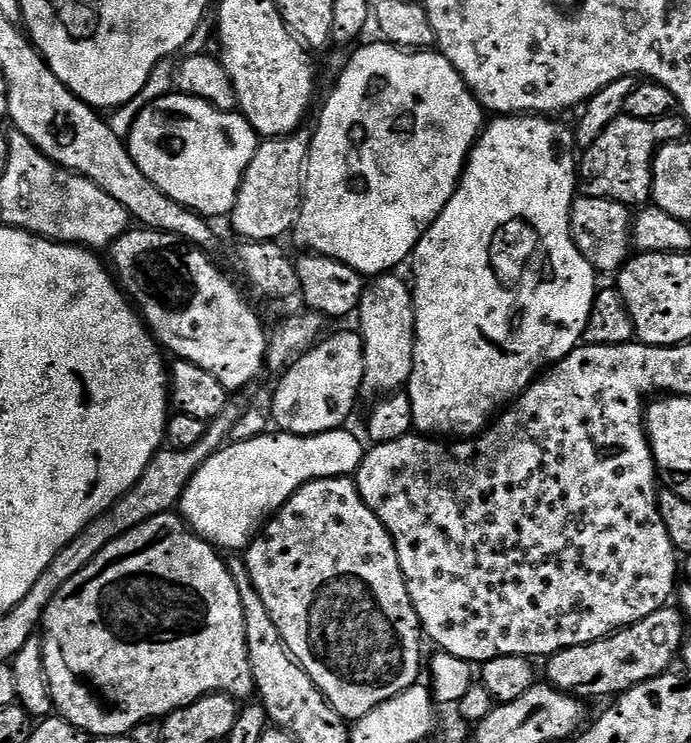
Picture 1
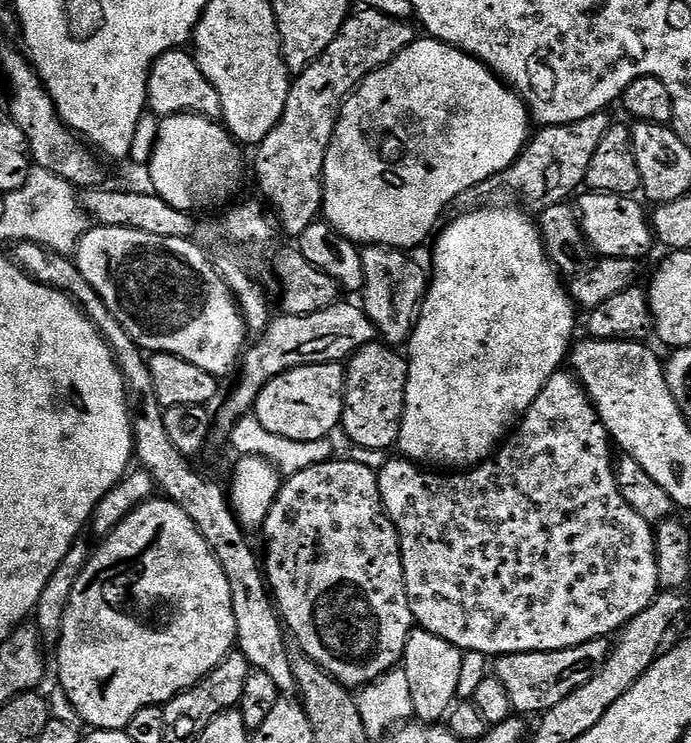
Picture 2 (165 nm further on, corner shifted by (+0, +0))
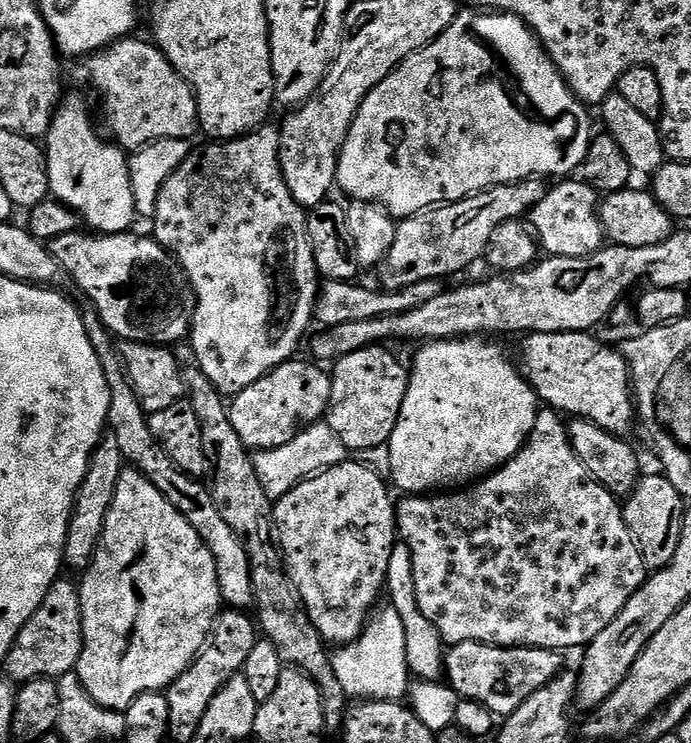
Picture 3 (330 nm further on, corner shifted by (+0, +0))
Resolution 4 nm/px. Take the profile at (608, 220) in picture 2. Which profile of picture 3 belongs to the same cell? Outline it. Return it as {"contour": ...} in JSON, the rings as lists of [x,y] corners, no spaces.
{"contour":[[[564,178],[553,183],[546,198],[542,198],[542,202],[532,208],[530,227],[548,256],[586,258],[606,244],[604,227],[600,221],[598,193],[582,178]]]}

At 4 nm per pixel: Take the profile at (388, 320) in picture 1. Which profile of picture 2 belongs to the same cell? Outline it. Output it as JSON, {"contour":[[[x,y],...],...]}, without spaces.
{"contour":[[[377,244],[365,247],[360,254],[364,271],[362,307],[370,322],[374,322],[379,339],[389,346],[407,345],[430,283],[425,265],[423,268],[415,264],[408,256],[411,255],[407,251]]]}

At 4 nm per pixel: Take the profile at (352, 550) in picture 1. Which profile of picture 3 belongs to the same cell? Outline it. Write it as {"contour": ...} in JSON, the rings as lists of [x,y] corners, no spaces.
{"contour":[[[349,458],[294,486],[290,494],[274,504],[274,523],[280,551],[284,553],[284,565],[300,592],[306,614],[310,614],[310,622],[314,622],[320,637],[332,646],[352,644],[364,633],[370,613],[377,607],[376,599],[386,588],[387,566],[392,547],[398,541],[398,533],[396,504],[384,480],[381,473],[367,464],[357,464],[355,459]]]}

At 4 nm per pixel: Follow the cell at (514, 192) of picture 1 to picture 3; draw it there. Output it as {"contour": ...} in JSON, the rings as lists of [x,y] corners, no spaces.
{"contour":[[[465,336],[458,340],[434,340],[423,345],[424,348],[416,356],[416,361],[410,364],[410,375],[408,377],[408,389],[406,398],[402,402],[402,414],[398,418],[398,426],[394,426],[394,434],[388,439],[387,445],[390,450],[390,470],[387,475],[391,483],[401,488],[404,494],[432,494],[437,490],[452,490],[457,486],[468,486],[473,482],[485,477],[489,472],[496,471],[497,468],[520,453],[528,436],[532,432],[532,427],[536,421],[538,411],[538,401],[536,392],[528,381],[524,378],[524,373],[514,363],[510,357],[504,353],[504,348],[500,344],[484,344],[484,336]]]}

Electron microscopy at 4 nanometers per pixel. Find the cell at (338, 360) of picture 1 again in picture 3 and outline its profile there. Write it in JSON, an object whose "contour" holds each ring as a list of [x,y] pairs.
{"contour":[[[293,358],[286,364],[279,364],[273,372],[246,386],[231,397],[228,413],[234,430],[250,450],[286,446],[301,428],[315,424],[328,411],[330,402],[331,375],[315,363],[307,364],[301,358]]]}

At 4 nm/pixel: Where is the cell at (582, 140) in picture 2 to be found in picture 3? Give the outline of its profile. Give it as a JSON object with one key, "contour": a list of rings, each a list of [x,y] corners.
{"contour":[[[533,178],[530,180],[519,180],[513,184],[499,184],[493,188],[488,188],[484,192],[478,192],[475,196],[468,196],[465,200],[457,200],[450,204],[443,206],[437,206],[434,208],[428,208],[425,212],[419,212],[413,216],[403,217],[396,225],[396,233],[394,234],[394,246],[390,246],[390,254],[386,254],[386,258],[380,263],[378,269],[378,275],[380,275],[379,287],[386,292],[403,292],[406,286],[414,286],[418,282],[426,282],[427,280],[439,280],[443,281],[444,276],[452,276],[455,272],[460,272],[463,268],[468,268],[476,259],[483,257],[488,250],[488,243],[490,238],[494,234],[494,230],[498,230],[498,226],[502,226],[502,222],[510,222],[511,220],[519,220],[527,217],[534,206],[538,206],[538,202],[542,202],[542,198],[546,198],[548,193],[549,185],[545,183],[543,179]]]}

